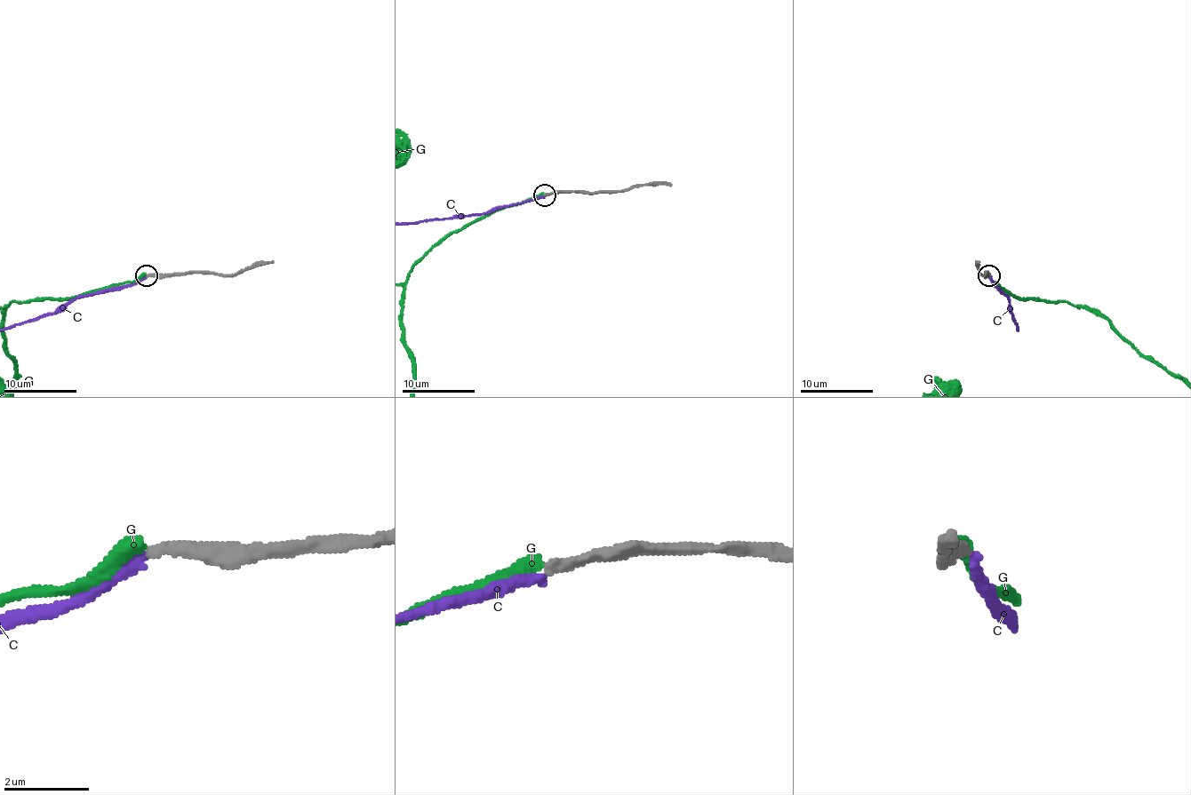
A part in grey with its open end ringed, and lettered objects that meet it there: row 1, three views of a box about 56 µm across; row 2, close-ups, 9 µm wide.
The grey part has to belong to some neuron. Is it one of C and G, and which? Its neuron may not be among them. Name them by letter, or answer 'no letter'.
no letter

